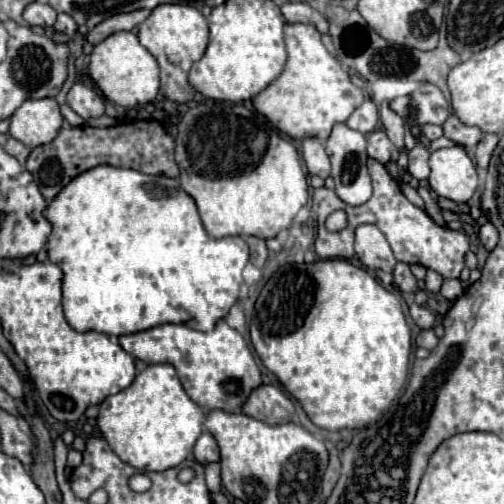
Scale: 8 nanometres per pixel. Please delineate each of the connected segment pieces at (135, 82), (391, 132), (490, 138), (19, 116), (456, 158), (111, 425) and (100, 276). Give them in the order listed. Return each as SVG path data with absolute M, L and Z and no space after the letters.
M118 31L94 45L90 55L90 77L100 87L104 97L122 107L136 107L156 99L160 89L160 67L154 55L140 45L138 37L130 31Z
M384 101L380 105L380 119L382 119L384 129L386 129L392 145L396 147L396 151L406 153L408 149L406 149L406 143L404 143L404 123L396 113L392 113L392 109L388 109L388 101Z
M486 133L480 143L476 145L476 163L478 167L488 167L488 161L490 161L490 155L494 151L494 147L498 145L498 135L496 133Z
M26 99L10 117L8 133L26 147L34 149L50 143L58 135L62 121L64 117L56 99Z
M460 145L438 149L430 155L430 189L436 195L466 203L478 187L476 165Z
M158 363L158 365L148 365L134 379L134 383L130 387L126 387L120 393L104 399L104 403L100 405L98 427L102 431L102 437L112 447L112 451L124 463L136 467L138 471L164 471L170 467L178 467L192 453L192 447L202 433L204 419L206 419L206 411L186 395L180 379L176 377L176 371L172 369L172 365Z
M98 165L92 167L84 173L80 173L78 177L74 177L44 209L44 217L50 221L52 225L52 233L48 237L48 259L58 265L62 269L62 307L64 307L64 315L68 319L68 323L74 329L80 331L88 331L88 329L96 329L100 333L106 335L128 335L128 333L138 333L144 329L152 329L156 325L162 323L180 324L184 323L192 329L198 331L212 331L216 321L226 317L226 313L230 311L230 307L236 303L238 293L240 293L240 285L242 285L242 269L248 263L248 245L242 237L224 237L224 239L210 239L204 233L204 225L198 217L196 211L196 203L192 201L192 197L188 197L188 193L184 193L180 189L178 179L158 179L154 175L144 175L140 171L134 169L120 169L120 167L112 167L112 165Z

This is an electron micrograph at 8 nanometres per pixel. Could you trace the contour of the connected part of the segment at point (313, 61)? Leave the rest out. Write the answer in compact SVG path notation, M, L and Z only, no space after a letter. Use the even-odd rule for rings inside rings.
M286 23L284 35L288 47L286 67L278 79L254 97L254 109L292 139L318 137L326 141L332 125L344 123L366 95L350 81L350 73L326 51L316 27Z

